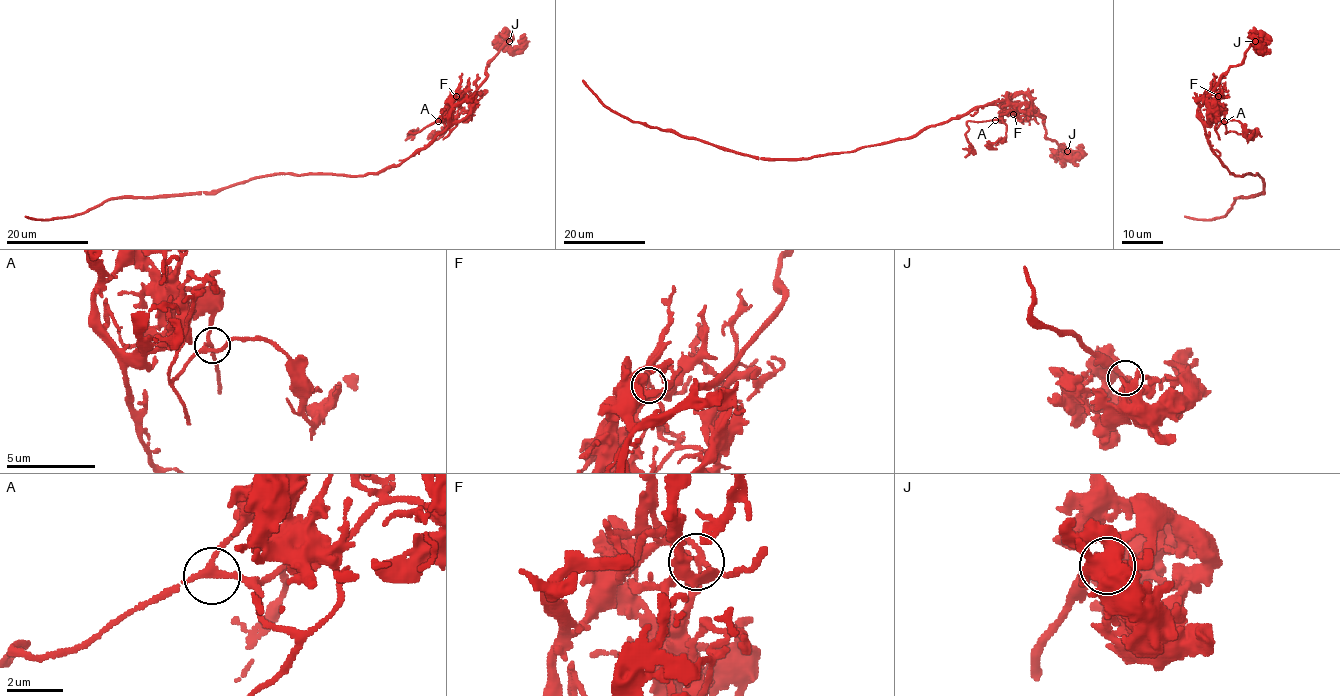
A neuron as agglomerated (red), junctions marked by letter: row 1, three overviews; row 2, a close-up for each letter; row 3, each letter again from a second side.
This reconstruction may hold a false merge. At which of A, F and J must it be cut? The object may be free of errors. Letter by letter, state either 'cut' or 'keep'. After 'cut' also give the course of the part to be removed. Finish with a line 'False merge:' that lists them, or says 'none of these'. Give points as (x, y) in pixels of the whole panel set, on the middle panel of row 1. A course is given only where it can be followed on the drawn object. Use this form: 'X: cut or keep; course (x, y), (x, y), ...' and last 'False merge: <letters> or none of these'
A: keep
F: cut; course (1014, 114), (1005, 112), (998, 119), (968, 121), (966, 138), (971, 151), (965, 157)
J: keep
False merge: F

